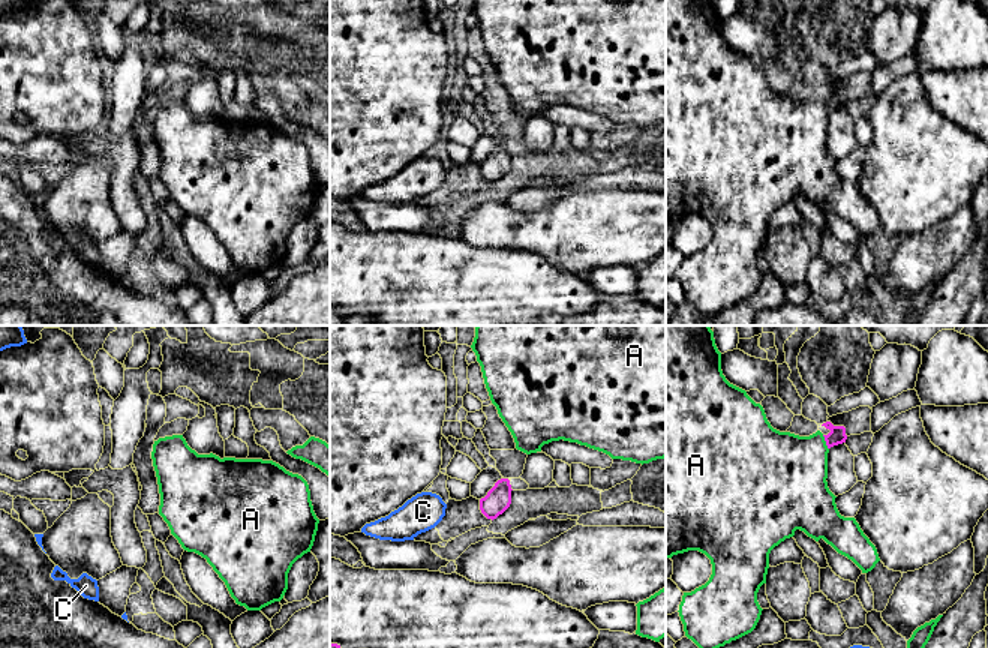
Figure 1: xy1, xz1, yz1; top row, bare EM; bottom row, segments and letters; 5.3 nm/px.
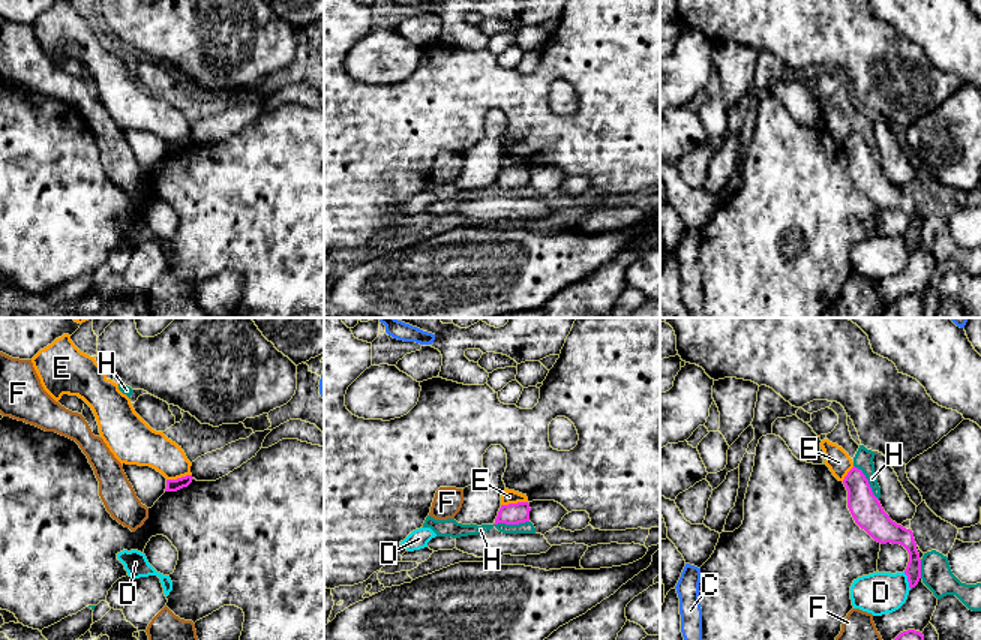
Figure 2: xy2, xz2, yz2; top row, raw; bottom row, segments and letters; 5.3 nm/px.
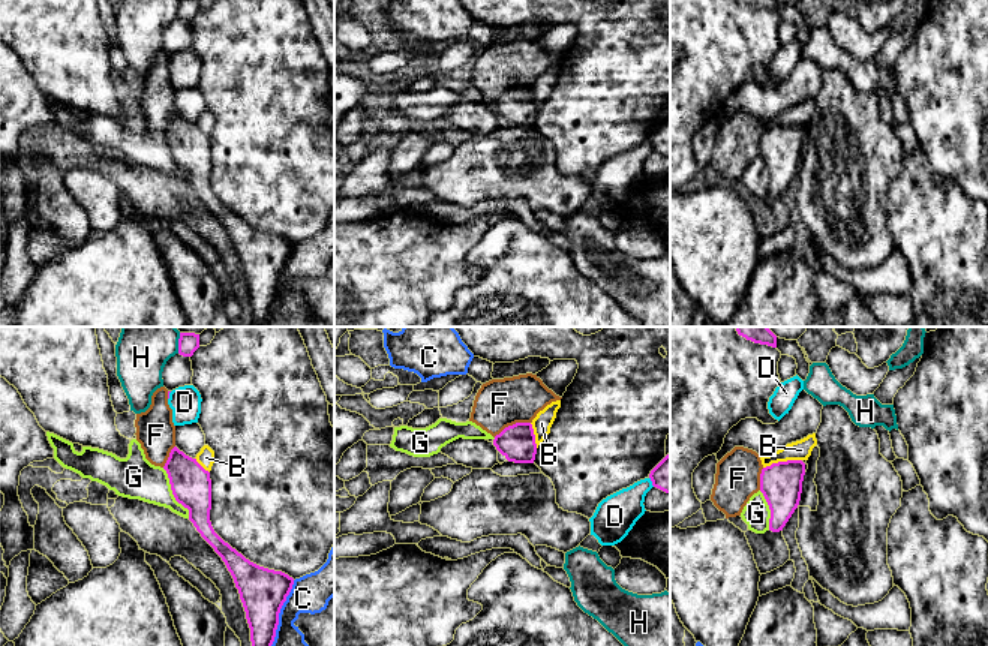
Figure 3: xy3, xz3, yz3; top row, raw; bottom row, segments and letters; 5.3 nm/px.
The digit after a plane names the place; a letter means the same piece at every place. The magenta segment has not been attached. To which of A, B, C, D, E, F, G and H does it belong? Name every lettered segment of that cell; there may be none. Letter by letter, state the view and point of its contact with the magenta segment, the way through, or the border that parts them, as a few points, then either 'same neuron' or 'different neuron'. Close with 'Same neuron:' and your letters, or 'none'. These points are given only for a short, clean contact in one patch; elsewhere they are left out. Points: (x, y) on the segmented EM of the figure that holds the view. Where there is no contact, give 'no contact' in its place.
A: contact yz1 (826, 443); way yz1 (837, 435), (826, 443), (819, 444), (790, 471); same neuron
B: contact yz3 (781, 462); different neuron
C: contact xy3 (279, 612); different neuron
D: contact yz2 (908, 580); different neuron
E: contact xz2 (513, 504); different neuron
F: contact xz3 (513, 424); different neuron
G: contact xy3 (173, 493); different neuron
H: contact yz2 (867, 481); different neuron
Same neuron: A

